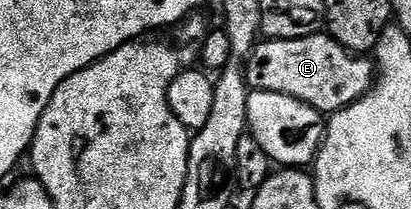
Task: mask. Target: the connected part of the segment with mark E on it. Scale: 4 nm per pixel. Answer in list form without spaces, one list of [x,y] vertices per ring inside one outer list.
[[[319,31],[300,39],[259,40],[244,62],[246,83],[254,91],[272,91],[300,99],[323,115],[333,115],[356,103],[374,88],[376,65],[369,56],[351,53],[326,31]]]

